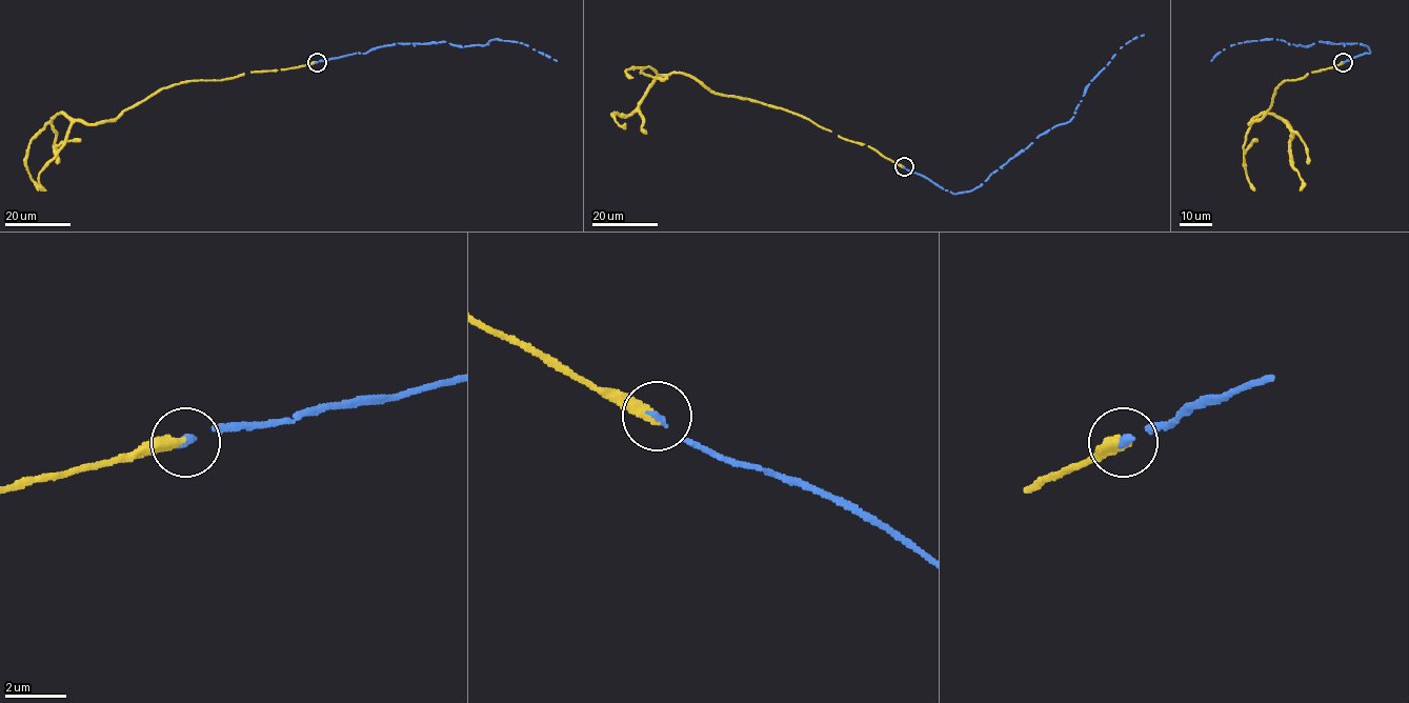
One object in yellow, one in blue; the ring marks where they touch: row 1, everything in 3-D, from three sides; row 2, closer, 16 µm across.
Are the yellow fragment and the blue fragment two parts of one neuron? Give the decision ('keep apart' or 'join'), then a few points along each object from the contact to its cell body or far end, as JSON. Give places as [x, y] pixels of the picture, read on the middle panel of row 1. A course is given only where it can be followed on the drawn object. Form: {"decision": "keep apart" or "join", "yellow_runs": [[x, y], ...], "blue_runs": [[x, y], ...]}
{"decision": "join", "yellow_runs": [[903, 166], [808, 119], [712, 93], [681, 73], [661, 74], [631, 114], [612, 116], [620, 125], [625, 123]], "blue_runs": [[903, 166], [954, 194], [979, 187], [991, 173], [1038, 137], [1069, 121], [1086, 86], [1122, 46], [1144, 35]]}

